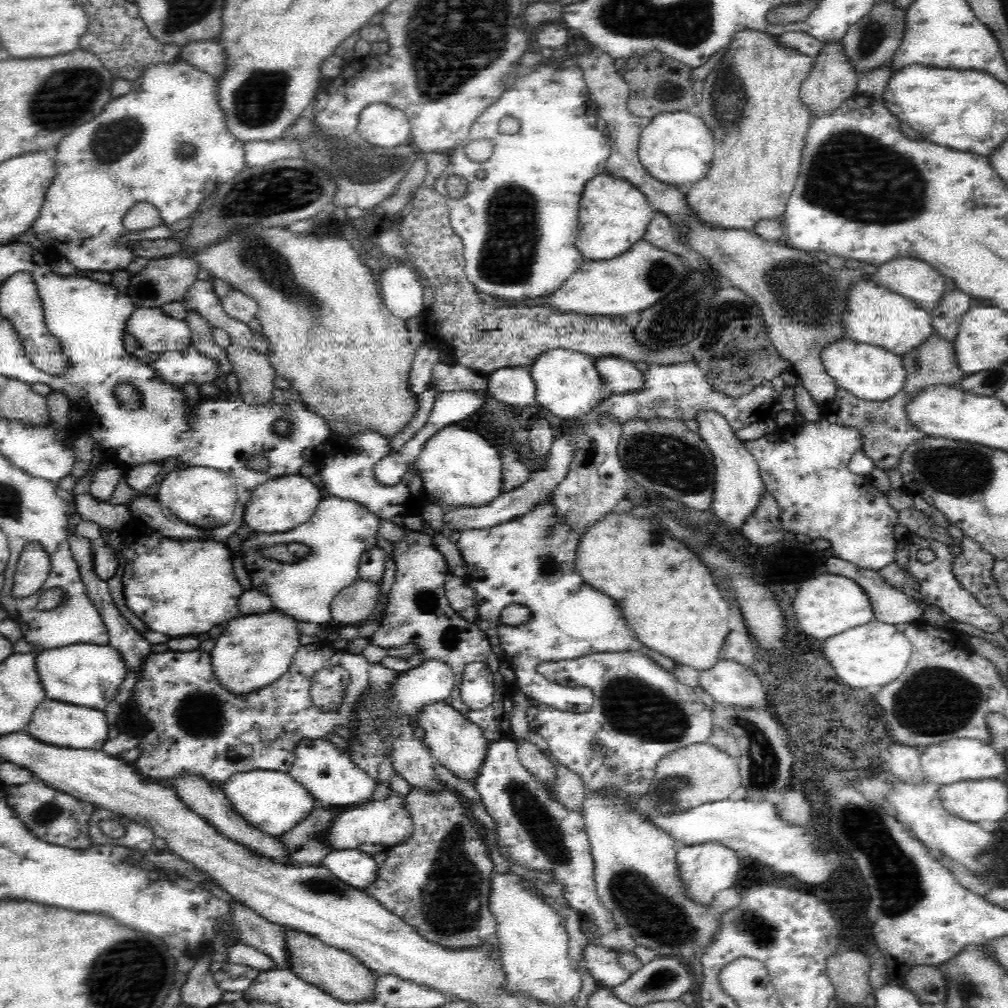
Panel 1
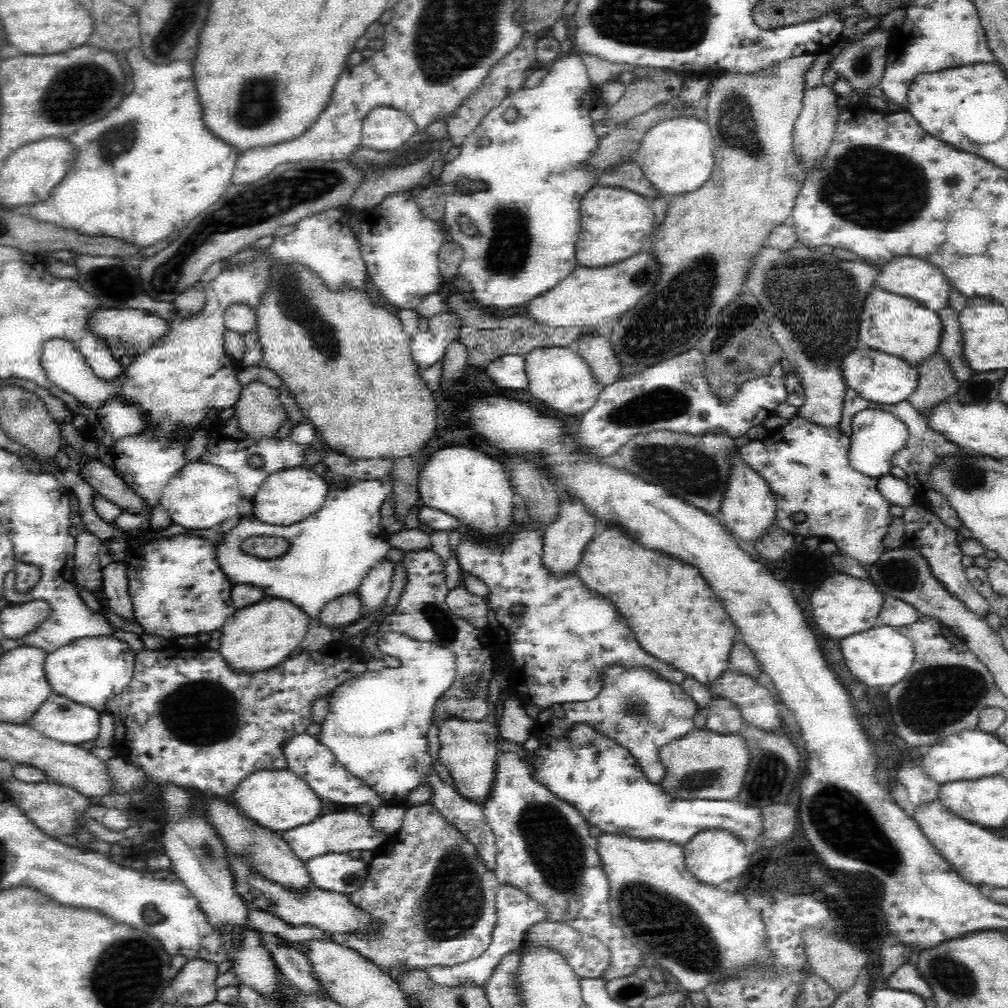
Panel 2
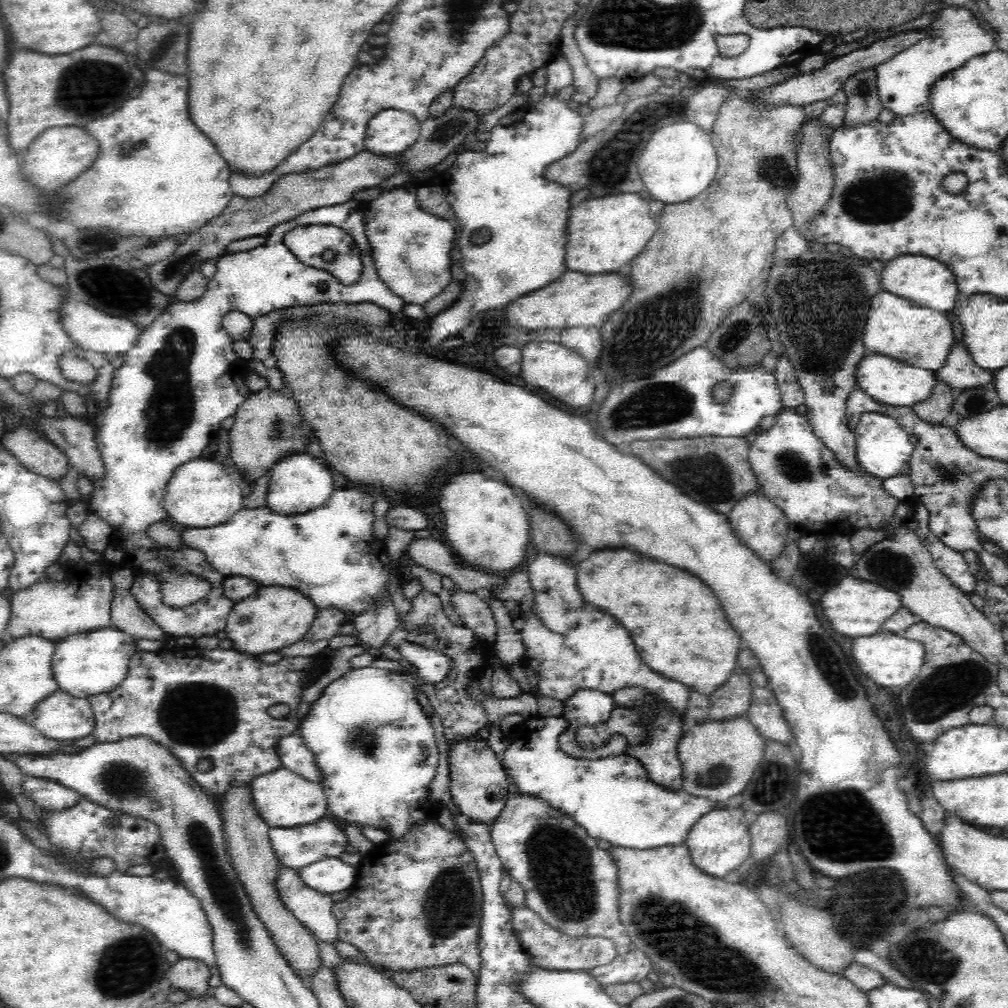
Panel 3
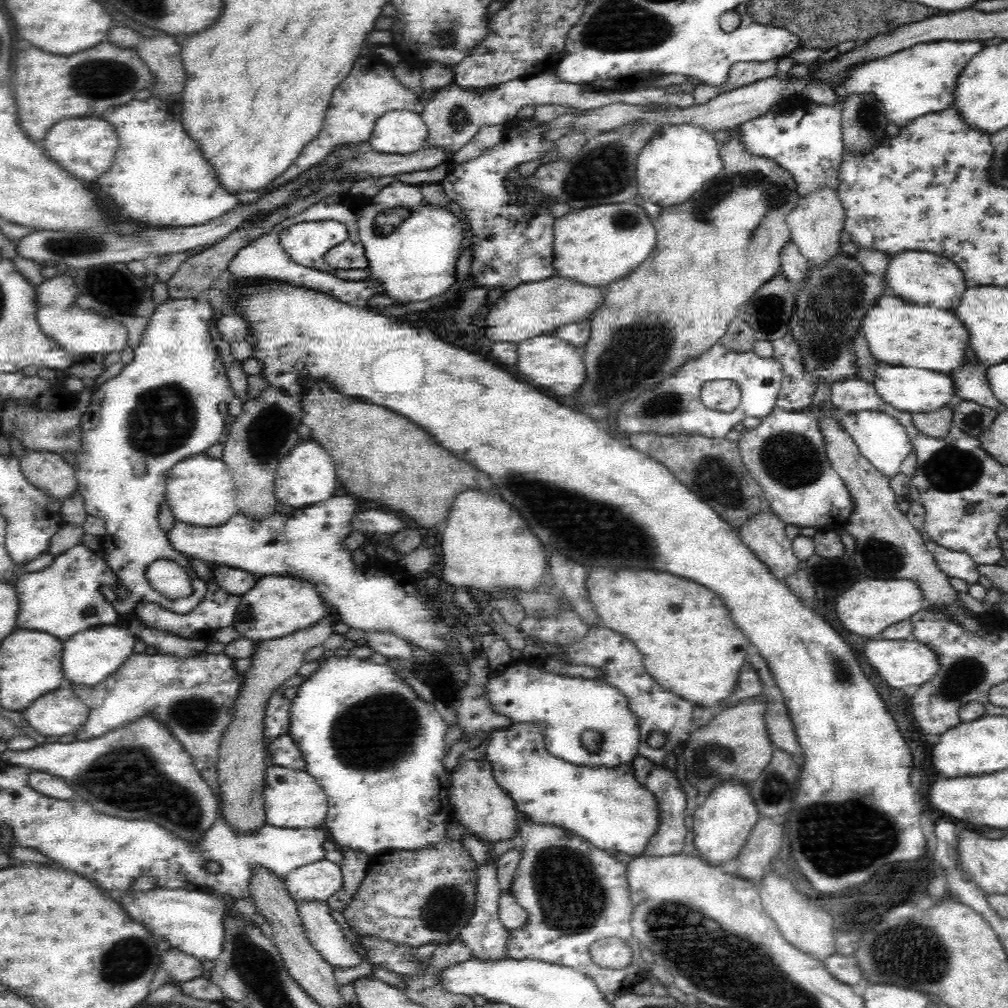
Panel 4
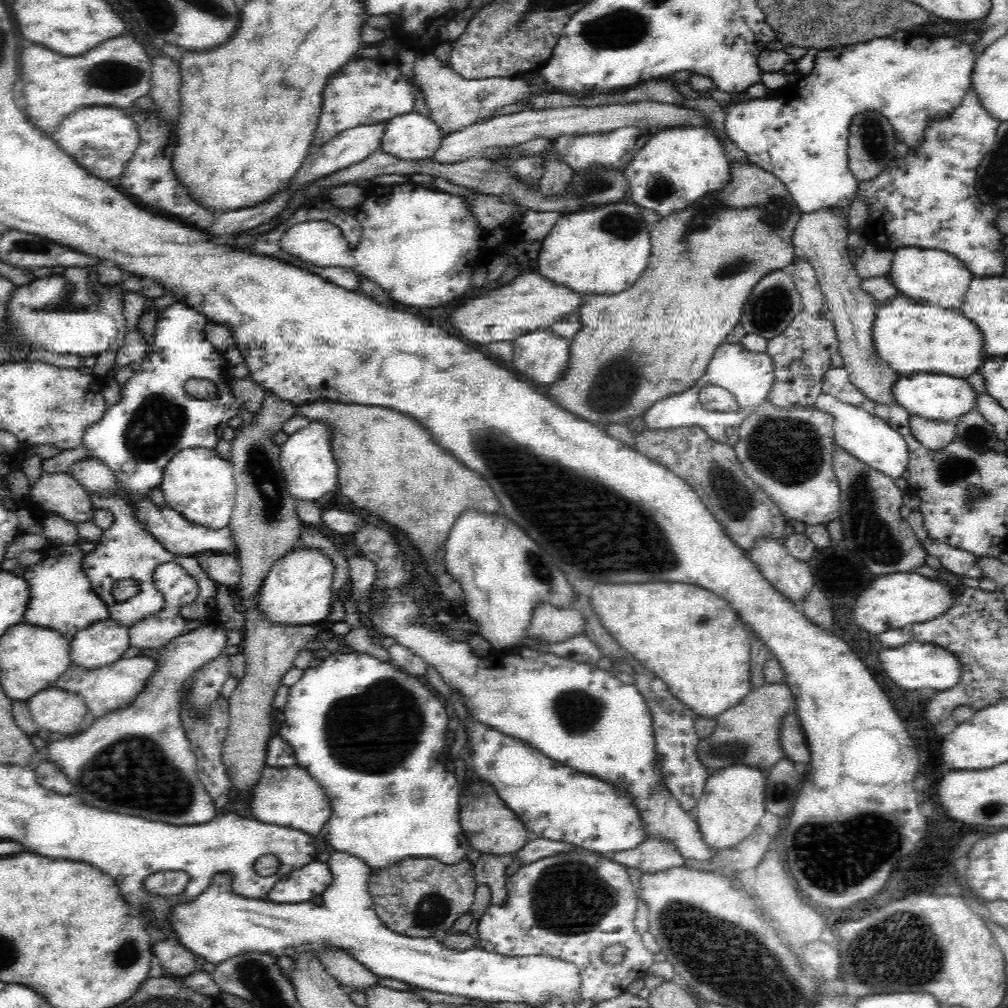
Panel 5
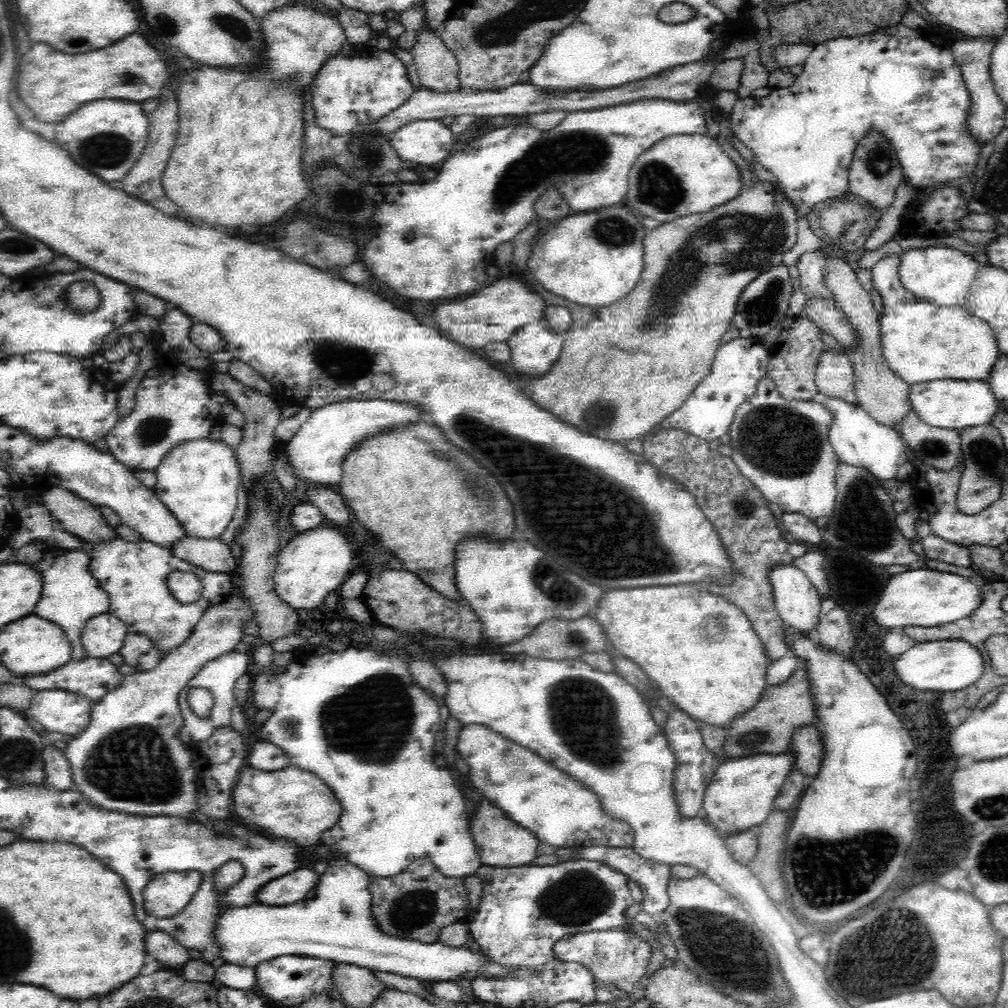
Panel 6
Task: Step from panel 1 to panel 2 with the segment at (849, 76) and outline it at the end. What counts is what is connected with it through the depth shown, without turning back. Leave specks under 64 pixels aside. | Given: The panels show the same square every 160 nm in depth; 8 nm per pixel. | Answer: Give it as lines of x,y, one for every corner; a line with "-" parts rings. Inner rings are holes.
816,86
804,91
800,114
796,118
794,128
796,152
802,158
804,170
807,171
814,162
824,158
828,145
837,130
840,108
836,90
830,86

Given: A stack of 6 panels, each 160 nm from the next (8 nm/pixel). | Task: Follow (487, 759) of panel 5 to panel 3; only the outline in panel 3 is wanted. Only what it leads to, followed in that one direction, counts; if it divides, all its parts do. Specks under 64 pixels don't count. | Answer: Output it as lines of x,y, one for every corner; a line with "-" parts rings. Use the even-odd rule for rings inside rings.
541,717
528,719
521,726
525,733
524,744
518,748
510,744
502,756
502,766
507,771
509,782
524,793
535,794
550,805
562,809
576,819
579,825
595,839
602,839
614,846
631,847
634,850
652,850
660,846
684,845
688,832
708,812
722,808
724,803
714,802
706,797
692,796
682,790
670,790
648,778
642,763
628,753
609,754
600,758
574,758
559,747
558,738
568,730
564,717

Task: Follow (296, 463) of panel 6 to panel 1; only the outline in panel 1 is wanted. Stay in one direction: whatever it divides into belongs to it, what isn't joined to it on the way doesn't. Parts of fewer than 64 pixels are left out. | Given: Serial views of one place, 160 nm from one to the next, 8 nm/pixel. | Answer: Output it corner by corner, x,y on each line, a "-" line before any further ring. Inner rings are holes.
300,474
276,478
257,486
250,500
244,504
246,528
250,528
252,533
257,534
282,534
308,522
322,500
320,486
310,482
312,481
308,477

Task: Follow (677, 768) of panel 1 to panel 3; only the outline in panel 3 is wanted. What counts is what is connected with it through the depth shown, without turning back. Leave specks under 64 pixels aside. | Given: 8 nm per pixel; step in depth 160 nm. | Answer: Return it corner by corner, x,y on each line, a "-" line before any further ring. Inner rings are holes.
747,715
731,722
706,721
694,725
683,733
677,744
677,759
681,762
681,790
692,796
706,797
714,802
725,803
738,798
751,776
763,759
764,738
754,725
748,722

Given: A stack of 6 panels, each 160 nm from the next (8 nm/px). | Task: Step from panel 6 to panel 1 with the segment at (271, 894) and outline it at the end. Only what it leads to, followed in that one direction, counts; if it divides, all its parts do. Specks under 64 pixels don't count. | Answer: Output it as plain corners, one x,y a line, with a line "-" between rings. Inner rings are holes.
354,848
352,850
338,850
338,852
332,852
320,865
328,867
336,877
348,883
351,887
364,889
378,878
379,864
380,862
376,861
370,854
366,854
366,852
358,850
358,848

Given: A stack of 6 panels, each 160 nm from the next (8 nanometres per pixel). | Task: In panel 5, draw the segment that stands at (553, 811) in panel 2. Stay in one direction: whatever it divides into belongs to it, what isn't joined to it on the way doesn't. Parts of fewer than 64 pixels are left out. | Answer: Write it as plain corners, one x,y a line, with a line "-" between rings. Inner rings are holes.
578,847
578,850
560,852
520,867
516,873
506,877
505,885
508,904
502,908
488,906
480,917
479,946
504,956
552,957
573,963
578,967
582,977
580,1002
591,1000
594,1004
598,1004
626,992
628,986
634,984
638,978
642,979
649,966
654,965
659,958
644,946
634,925
638,897
636,897
636,887
632,884
622,863
-
616,943
628,947
624,962
616,966
604,964
599,959
599,950
602,950
603,946

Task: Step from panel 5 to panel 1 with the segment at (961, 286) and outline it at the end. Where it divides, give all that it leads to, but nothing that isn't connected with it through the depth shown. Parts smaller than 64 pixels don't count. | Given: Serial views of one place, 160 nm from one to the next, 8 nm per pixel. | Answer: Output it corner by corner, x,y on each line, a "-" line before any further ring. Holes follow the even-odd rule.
893,258
878,266
869,278
888,290
908,297
931,313
944,292
944,276
927,262
912,258

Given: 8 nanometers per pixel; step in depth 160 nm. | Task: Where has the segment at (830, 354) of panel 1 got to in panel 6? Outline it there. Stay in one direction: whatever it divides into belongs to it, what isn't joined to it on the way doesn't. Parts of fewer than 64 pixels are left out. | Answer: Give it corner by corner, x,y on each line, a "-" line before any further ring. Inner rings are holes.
932,379
909,385
908,398
914,411
930,426
945,429
960,429
991,422
992,415
998,410
998,401
984,381
956,379

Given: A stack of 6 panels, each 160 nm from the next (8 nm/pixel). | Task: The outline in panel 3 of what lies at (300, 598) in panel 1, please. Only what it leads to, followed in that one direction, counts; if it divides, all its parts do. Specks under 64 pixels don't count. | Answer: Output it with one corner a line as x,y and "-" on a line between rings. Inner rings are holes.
348,488
348,490
334,489
330,498
320,508
311,510
306,514
278,516
270,512
265,506
256,509
242,508
228,522
222,525
187,530
181,535
181,540
202,551
206,555
206,560
209,562
210,567
224,578
240,576
255,581
261,587
278,586
296,590
296,592
304,595
305,598
308,598
318,612
326,608
338,608
339,610
344,610
352,618
360,614
365,607
370,606
371,602
376,602
380,592
384,592
384,589
380,587
388,587
390,582
388,572
386,572
386,568
389,568
389,558
385,549
385,540
378,539
374,534
374,529
372,529
374,522
372,502
374,502
372,496
368,492
364,492
364,490
360,490
360,488

